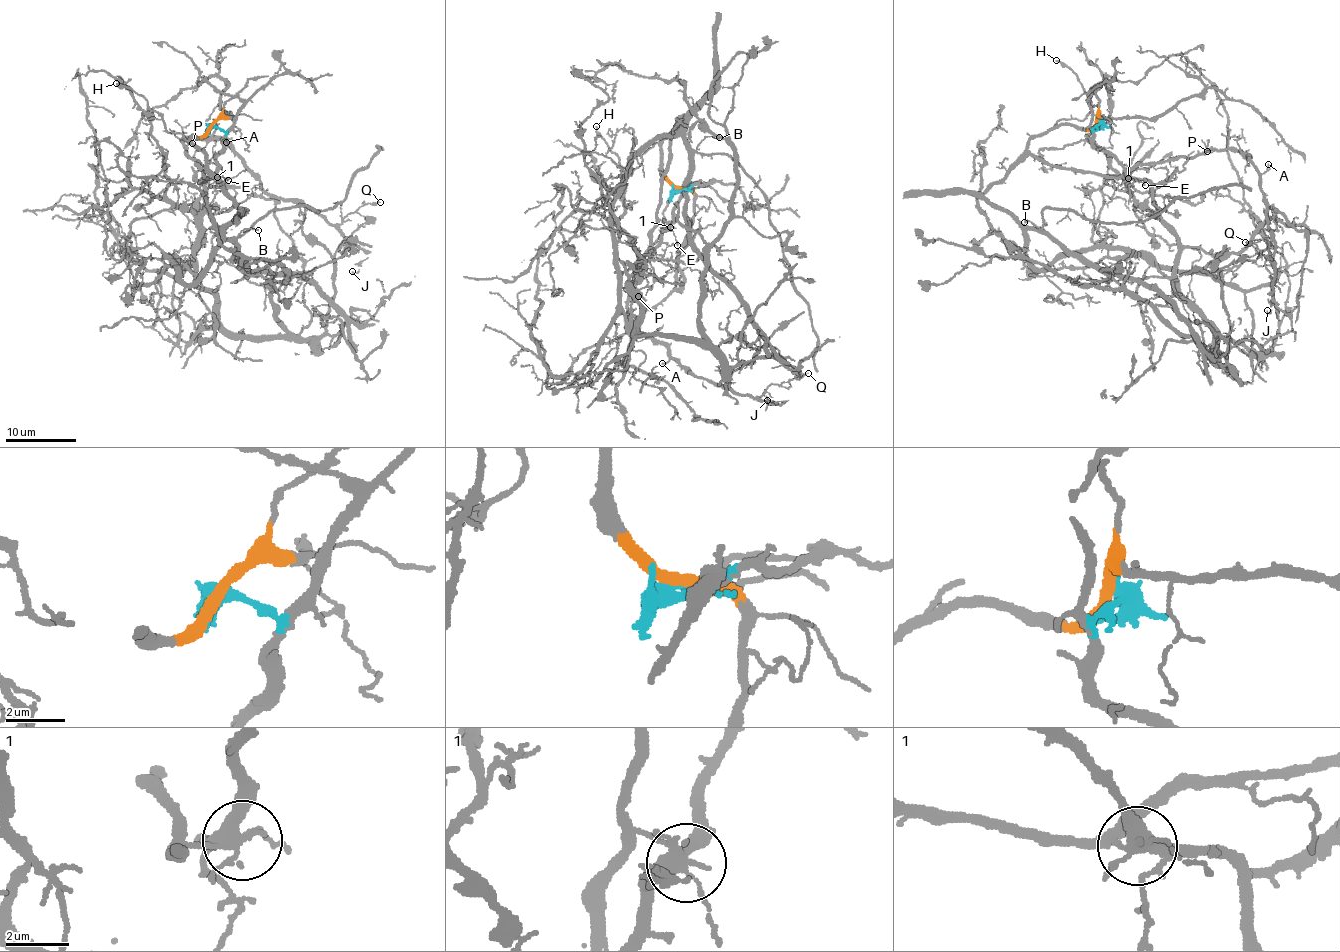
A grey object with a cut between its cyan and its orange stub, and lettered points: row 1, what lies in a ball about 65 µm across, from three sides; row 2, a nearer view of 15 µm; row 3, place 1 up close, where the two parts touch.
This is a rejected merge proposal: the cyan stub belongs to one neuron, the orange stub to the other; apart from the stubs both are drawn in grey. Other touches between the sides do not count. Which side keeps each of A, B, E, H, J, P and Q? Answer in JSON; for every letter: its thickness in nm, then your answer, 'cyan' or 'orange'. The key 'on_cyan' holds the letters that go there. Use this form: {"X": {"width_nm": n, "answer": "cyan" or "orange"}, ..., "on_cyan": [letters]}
{"A": {"width_nm": 70, "answer": "orange"}, "B": {"width_nm": 110, "answer": "orange"}, "E": {"width_nm": 130, "answer": "orange"}, "H": {"width_nm": 170, "answer": "orange"}, "J": {"width_nm": 90, "answer": "orange"}, "P": {"width_nm": 90, "answer": "orange"}, "Q": {"width_nm": 170, "answer": "orange"}, "on_cyan": []}

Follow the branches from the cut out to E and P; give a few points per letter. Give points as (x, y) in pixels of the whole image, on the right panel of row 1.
E: (1097, 121), (1090, 129), (1050, 127), (1029, 141), (1029, 150), (1054, 166), (1125, 179), (1132, 176), (1145, 184)
P: (1097, 121), (1050, 127), (1029, 150), (1054, 166), (1124, 177), (1207, 151)

